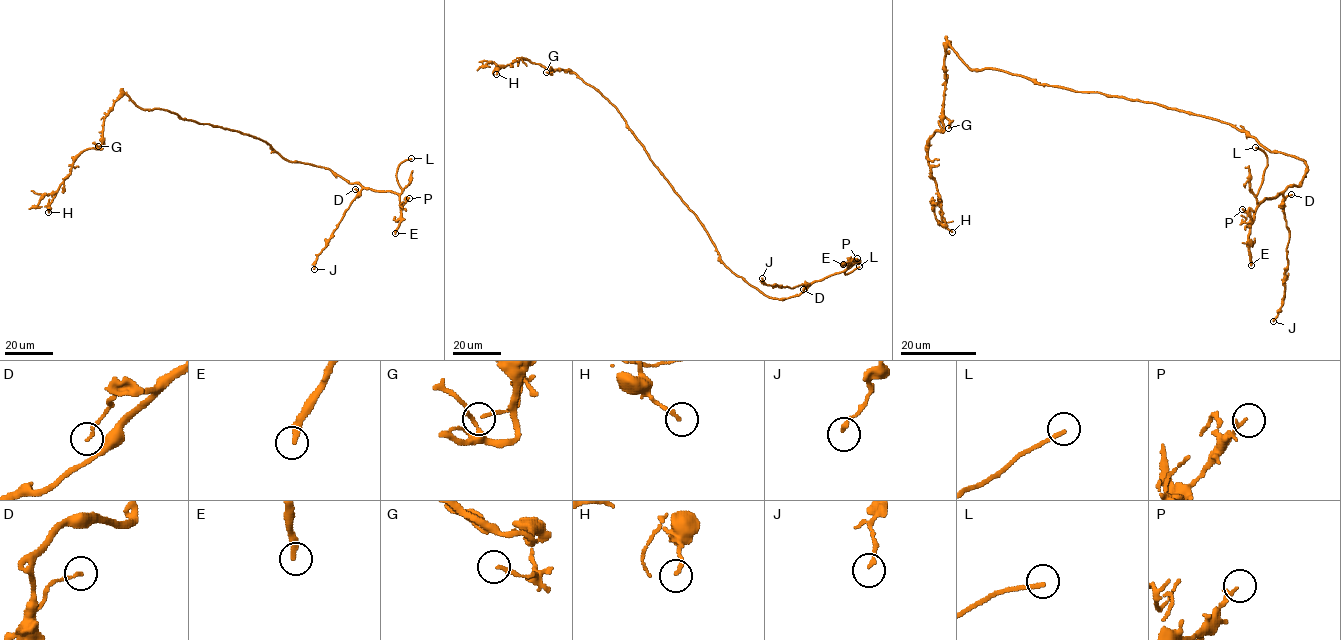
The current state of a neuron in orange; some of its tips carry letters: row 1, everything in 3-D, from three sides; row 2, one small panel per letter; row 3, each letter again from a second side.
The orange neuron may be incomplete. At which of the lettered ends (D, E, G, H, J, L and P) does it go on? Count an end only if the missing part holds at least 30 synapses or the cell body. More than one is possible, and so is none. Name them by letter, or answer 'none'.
E, L

